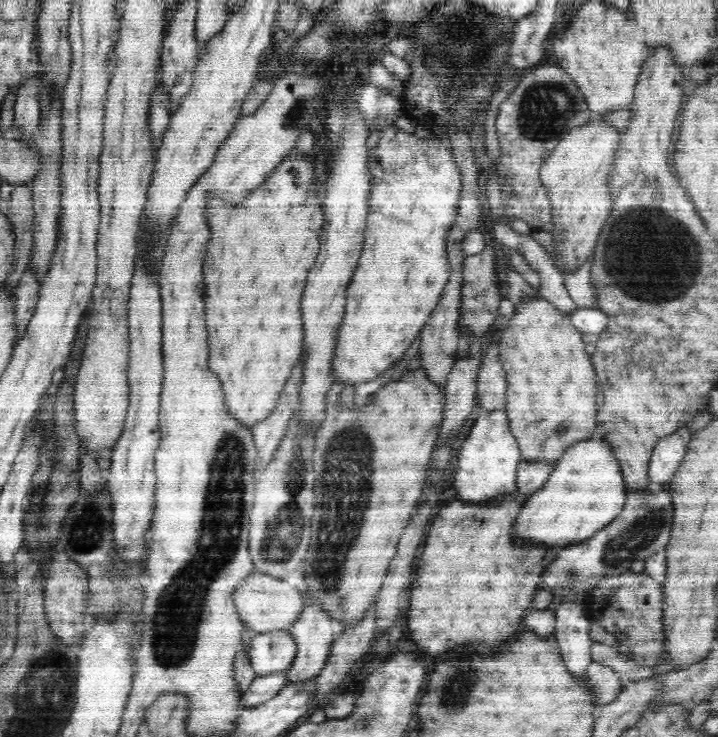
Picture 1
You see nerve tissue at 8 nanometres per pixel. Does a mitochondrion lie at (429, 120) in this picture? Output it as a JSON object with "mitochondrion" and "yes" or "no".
{"mitochondrion":"no"}

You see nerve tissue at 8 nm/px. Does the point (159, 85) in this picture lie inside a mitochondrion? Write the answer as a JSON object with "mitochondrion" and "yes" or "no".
{"mitochondrion":"no"}

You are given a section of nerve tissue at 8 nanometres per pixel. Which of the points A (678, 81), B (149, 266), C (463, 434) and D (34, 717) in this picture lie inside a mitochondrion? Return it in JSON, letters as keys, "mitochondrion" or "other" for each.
{"A":"other","B":"other","C":"other","D":"mitochondrion"}

